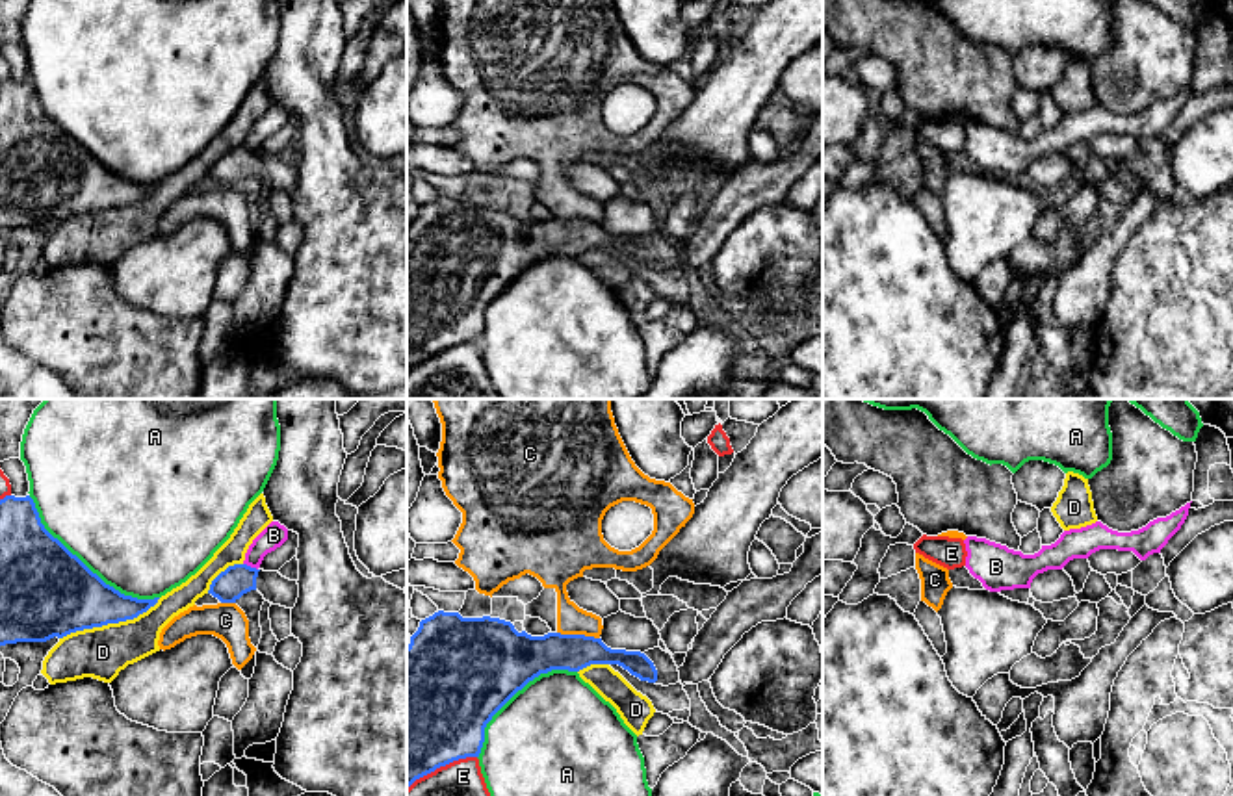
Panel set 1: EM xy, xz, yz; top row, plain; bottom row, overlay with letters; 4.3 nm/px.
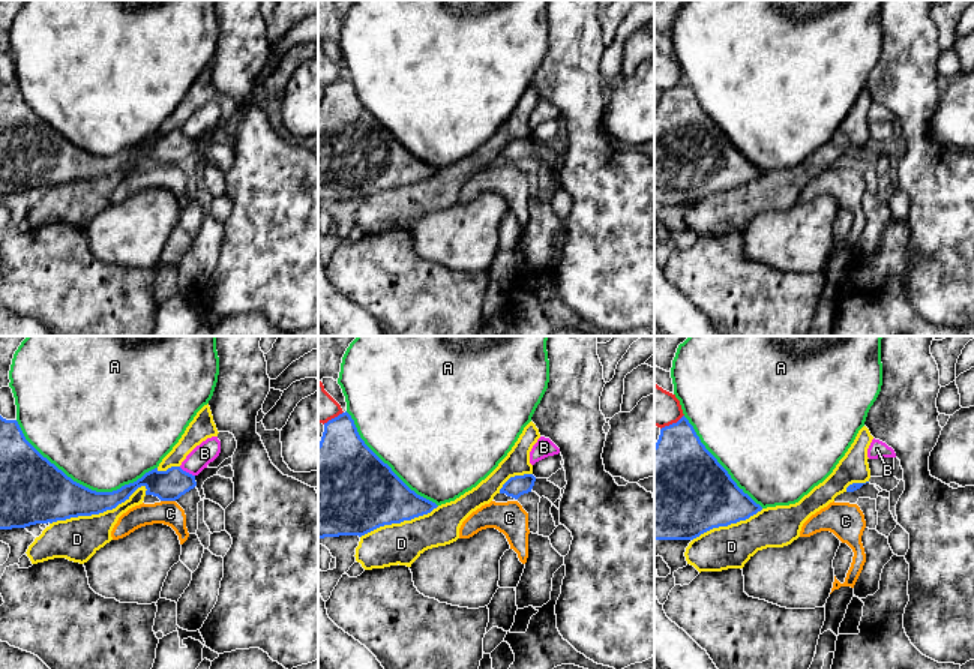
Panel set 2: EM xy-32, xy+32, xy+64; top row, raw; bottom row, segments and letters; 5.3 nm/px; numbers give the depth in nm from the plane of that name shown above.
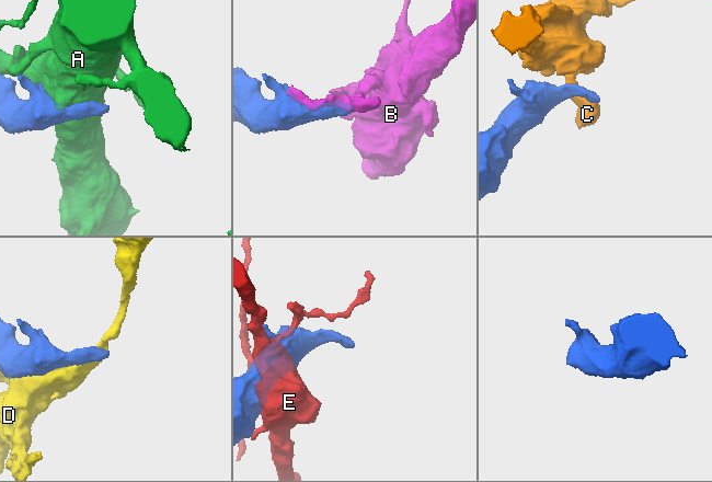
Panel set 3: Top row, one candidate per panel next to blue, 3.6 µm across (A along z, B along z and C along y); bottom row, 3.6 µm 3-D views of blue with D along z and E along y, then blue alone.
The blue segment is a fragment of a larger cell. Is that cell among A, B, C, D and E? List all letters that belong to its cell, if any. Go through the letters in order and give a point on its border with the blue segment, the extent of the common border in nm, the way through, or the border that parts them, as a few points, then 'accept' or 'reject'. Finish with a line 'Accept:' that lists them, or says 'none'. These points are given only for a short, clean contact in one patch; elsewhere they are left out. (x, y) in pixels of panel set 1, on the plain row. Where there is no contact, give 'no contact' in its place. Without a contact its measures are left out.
A: contact xy (84, 149); length 700 nm; reject
B: contact xy (249, 151); length 70 nm; border xy (244, 147), (257, 154); reject
C: contact xz (578, 219); length 190 nm; border xz (558, 216), (598, 223); reject
D: contact xy (110, 206); length 480 nm; reject
E: contact xz (441, 349); length 340 nm; reject
Accept: none

